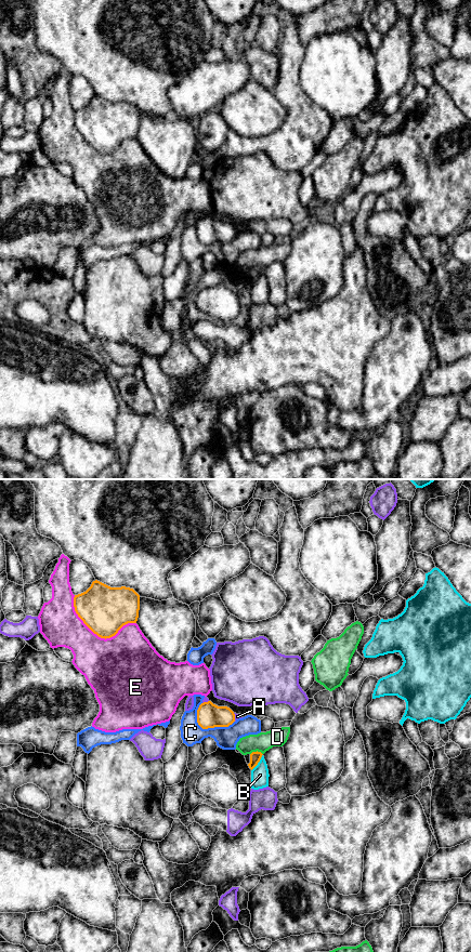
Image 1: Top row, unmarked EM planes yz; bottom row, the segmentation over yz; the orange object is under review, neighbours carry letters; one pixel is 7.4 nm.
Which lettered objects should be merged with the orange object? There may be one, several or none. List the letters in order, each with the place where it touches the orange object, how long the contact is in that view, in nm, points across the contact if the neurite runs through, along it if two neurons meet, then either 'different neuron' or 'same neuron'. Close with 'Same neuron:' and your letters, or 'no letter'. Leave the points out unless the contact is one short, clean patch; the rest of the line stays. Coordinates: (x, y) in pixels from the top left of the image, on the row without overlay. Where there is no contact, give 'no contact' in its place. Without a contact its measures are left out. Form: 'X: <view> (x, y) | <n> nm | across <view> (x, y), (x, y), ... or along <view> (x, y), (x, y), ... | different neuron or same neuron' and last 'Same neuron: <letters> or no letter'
A: yz (234, 233) | 70 nm | different neuron
B: yz (258, 277) | 150 nm | along yz (262, 269), (258, 279), (251, 286) | different neuron
C: yz (209, 242) | 300 nm | along yz (196, 225), (196, 237), (203, 243), (227, 242), (234, 236) | different neuron
D: yz (256, 267) | 100 nm | different neuron
E: yz (97, 150) | 500 nm | different neuron
Same neuron: no letter

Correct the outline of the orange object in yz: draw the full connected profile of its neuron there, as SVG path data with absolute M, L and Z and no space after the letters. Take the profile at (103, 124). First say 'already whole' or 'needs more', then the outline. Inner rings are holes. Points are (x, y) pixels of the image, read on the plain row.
already whole | M97 95L83 108L75 110L78 132L99 153L110 154L128 138L136 138L140 110L130 103L110 103Z

